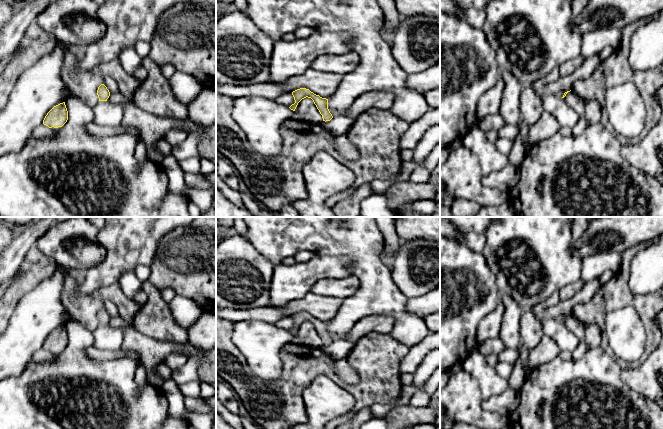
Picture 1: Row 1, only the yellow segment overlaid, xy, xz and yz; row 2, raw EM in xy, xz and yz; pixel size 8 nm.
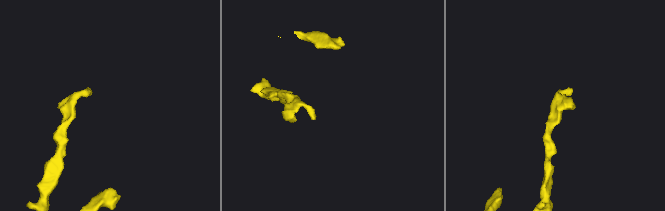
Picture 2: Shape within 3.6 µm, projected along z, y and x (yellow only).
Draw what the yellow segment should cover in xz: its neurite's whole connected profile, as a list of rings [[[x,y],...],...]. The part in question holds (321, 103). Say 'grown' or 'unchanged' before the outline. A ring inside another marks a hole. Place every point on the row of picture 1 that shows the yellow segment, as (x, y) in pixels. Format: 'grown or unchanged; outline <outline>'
unchanged; outline [[[300,88],[292,92],[292,95],[294,97],[295,103],[292,104],[289,108],[293,111],[295,111],[298,103],[308,97],[311,98],[316,105],[317,109],[319,110],[320,114],[322,115],[323,121],[330,121],[333,116],[330,113],[328,109],[328,99],[322,98],[319,95],[314,94],[309,89],[306,88]]]

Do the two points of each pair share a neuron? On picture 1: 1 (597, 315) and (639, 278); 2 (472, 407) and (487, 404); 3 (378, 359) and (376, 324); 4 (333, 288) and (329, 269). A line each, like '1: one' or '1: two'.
1: two
2: two
3: two
4: two

